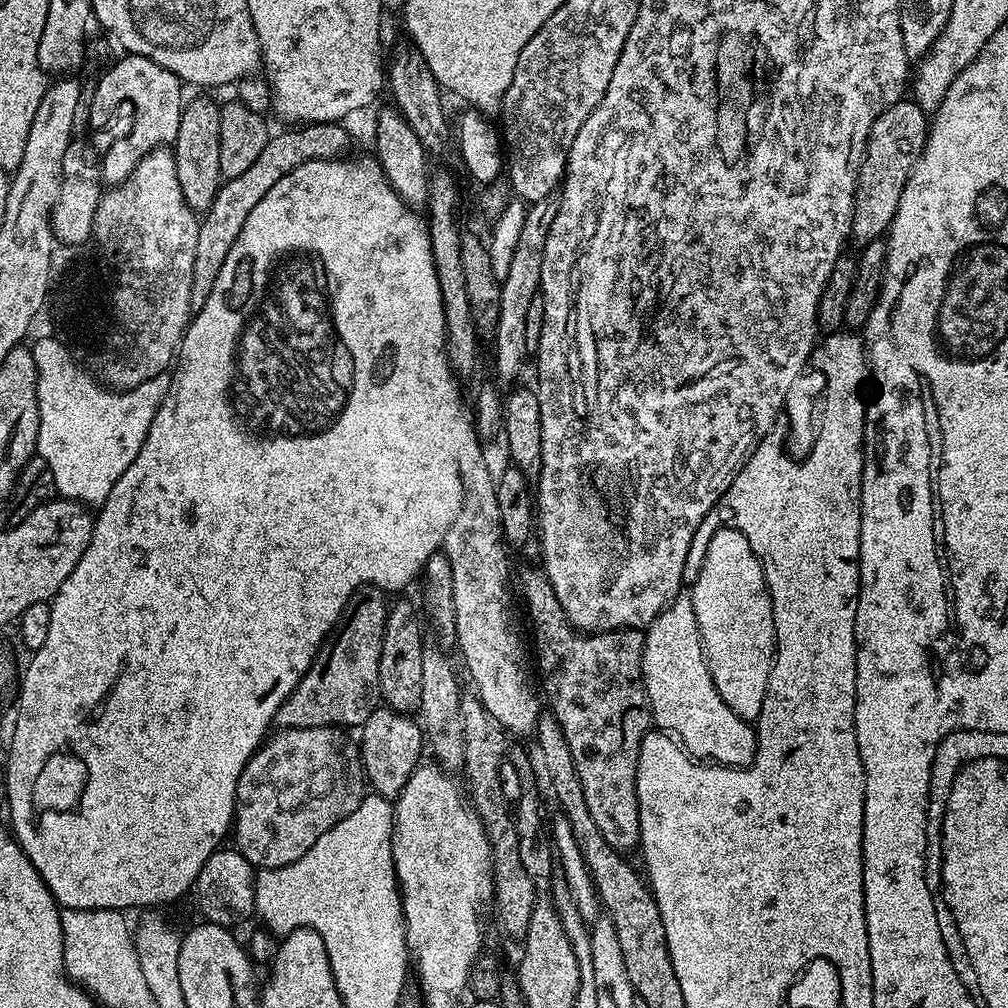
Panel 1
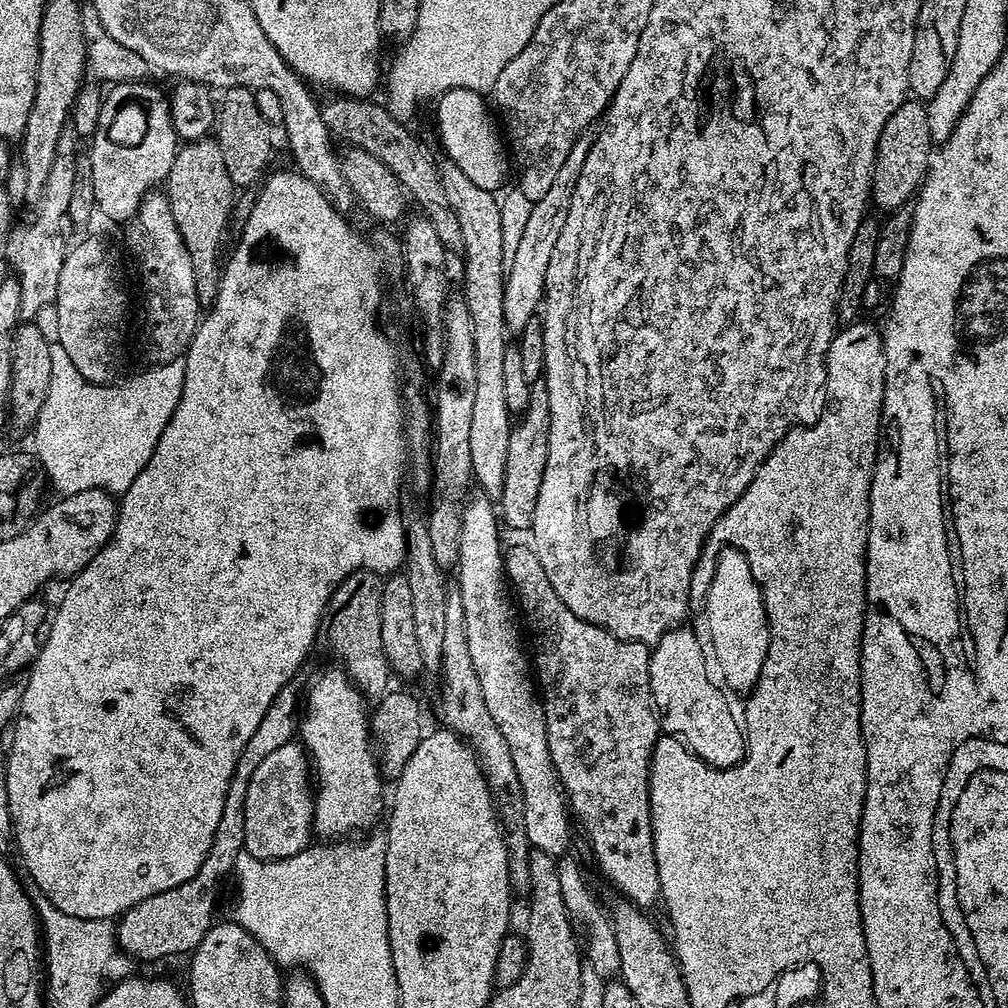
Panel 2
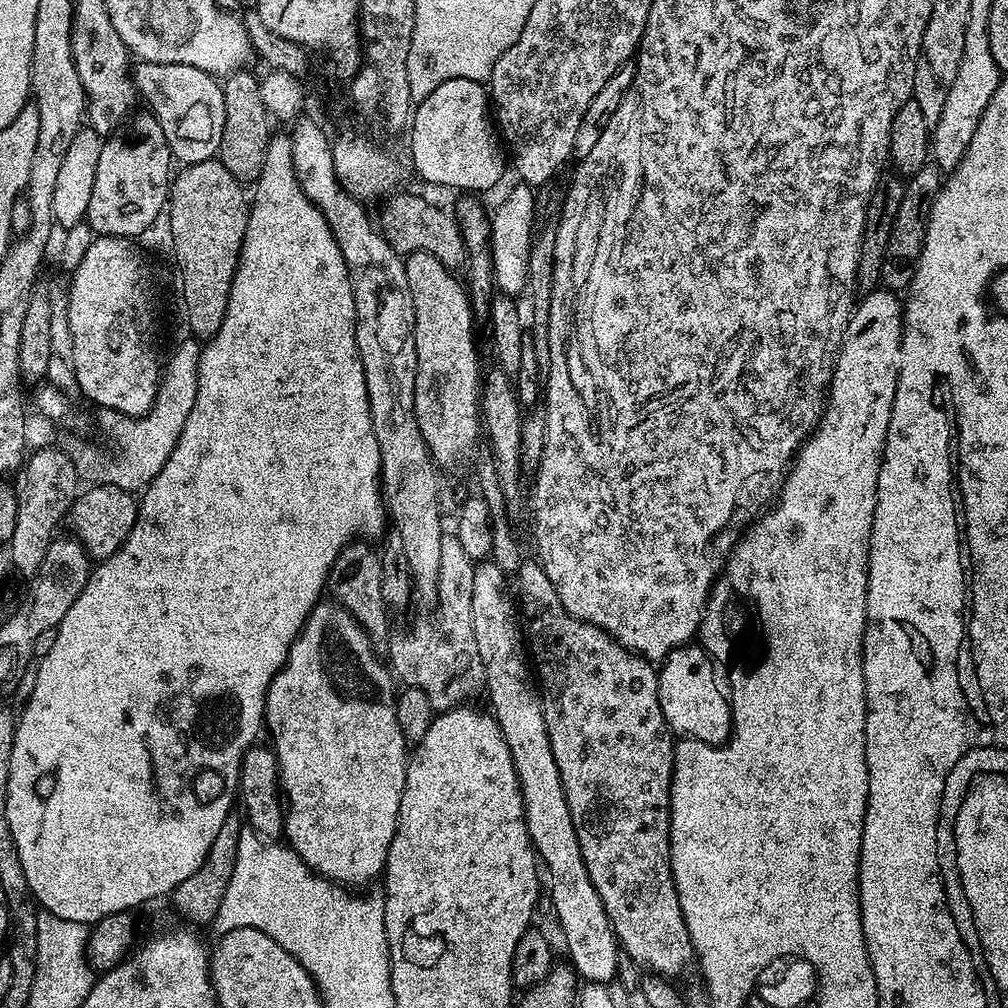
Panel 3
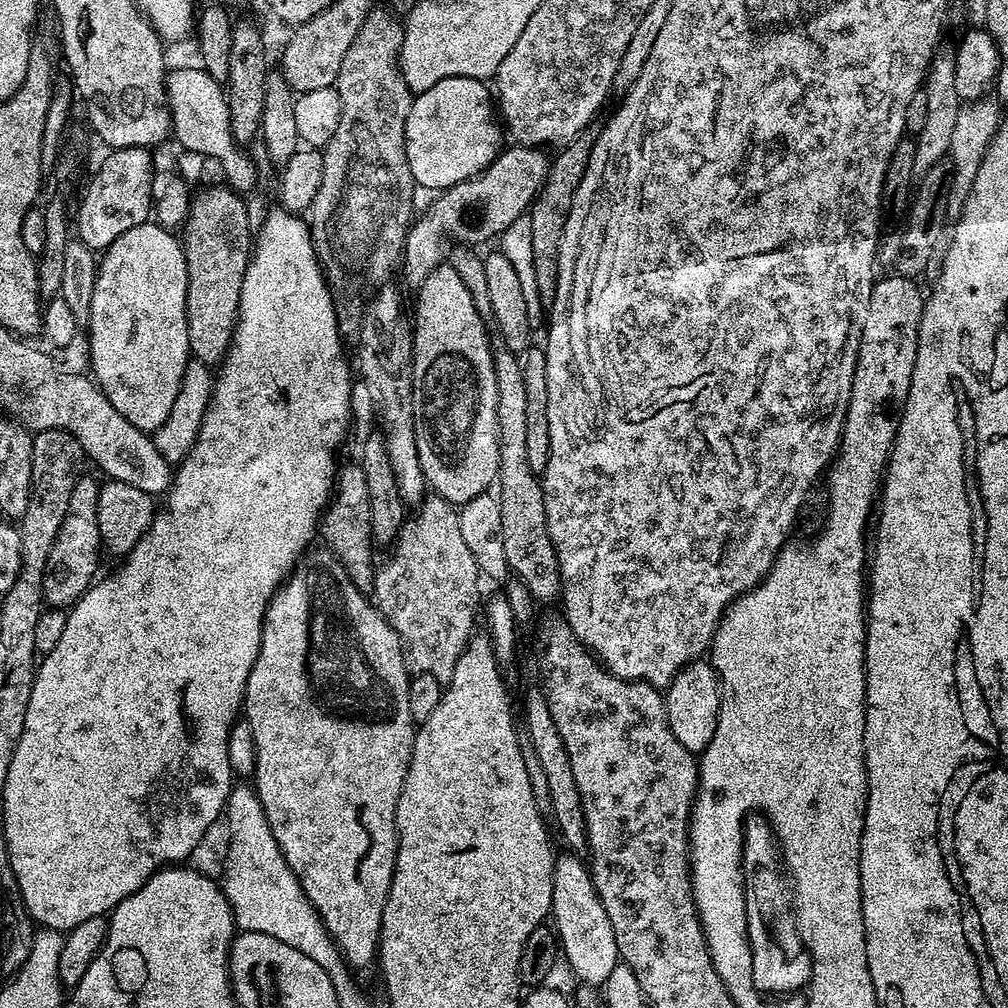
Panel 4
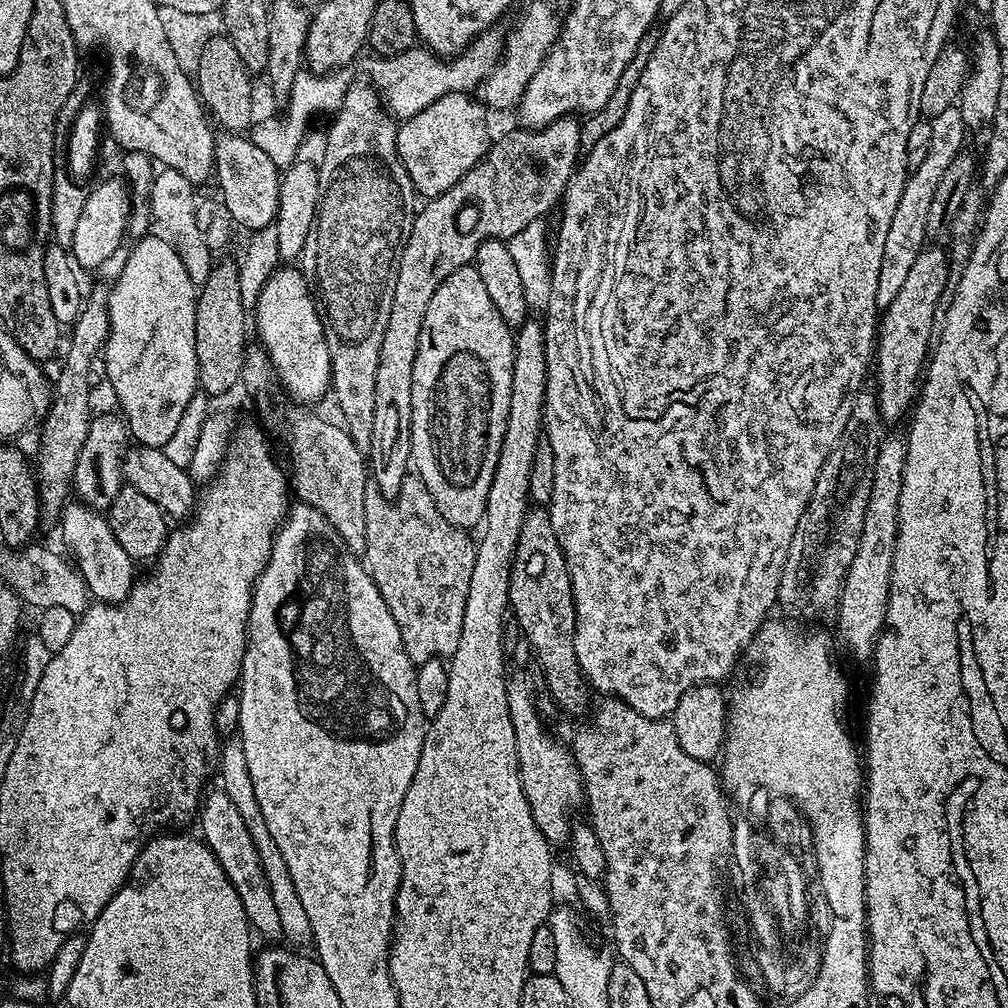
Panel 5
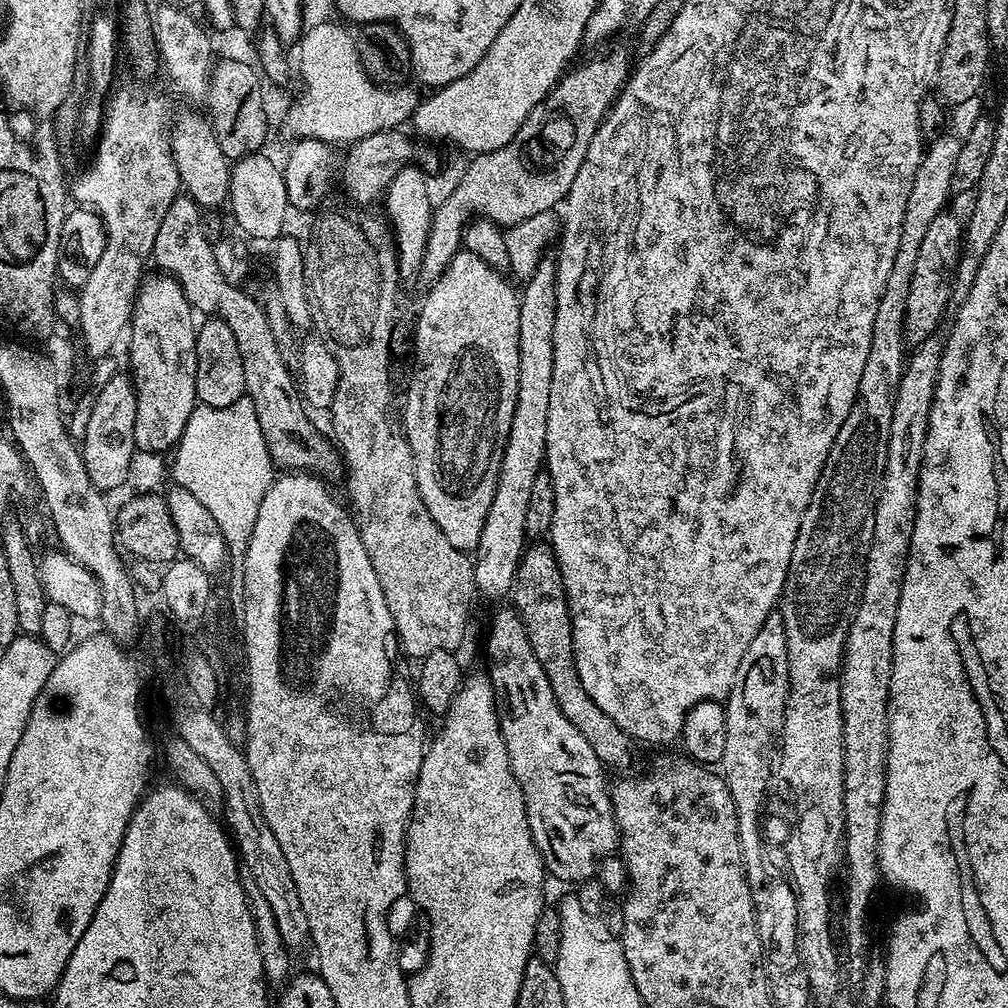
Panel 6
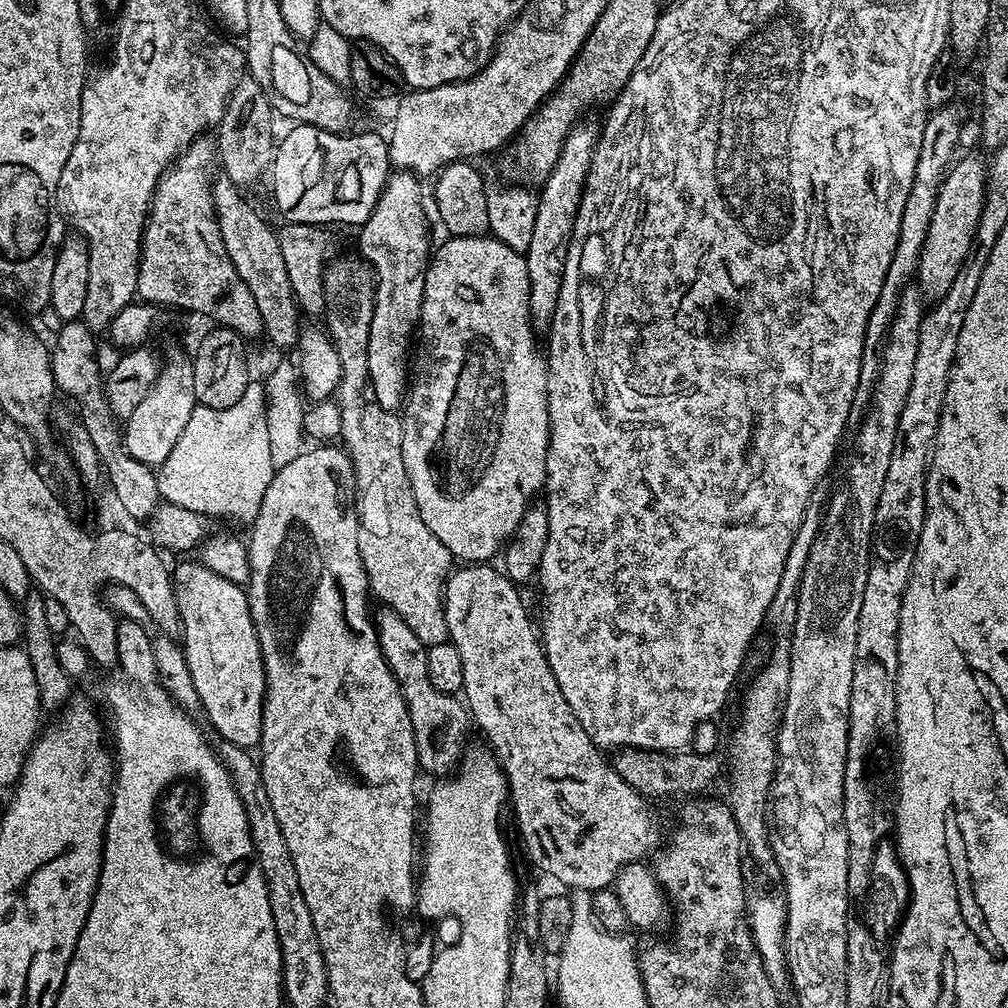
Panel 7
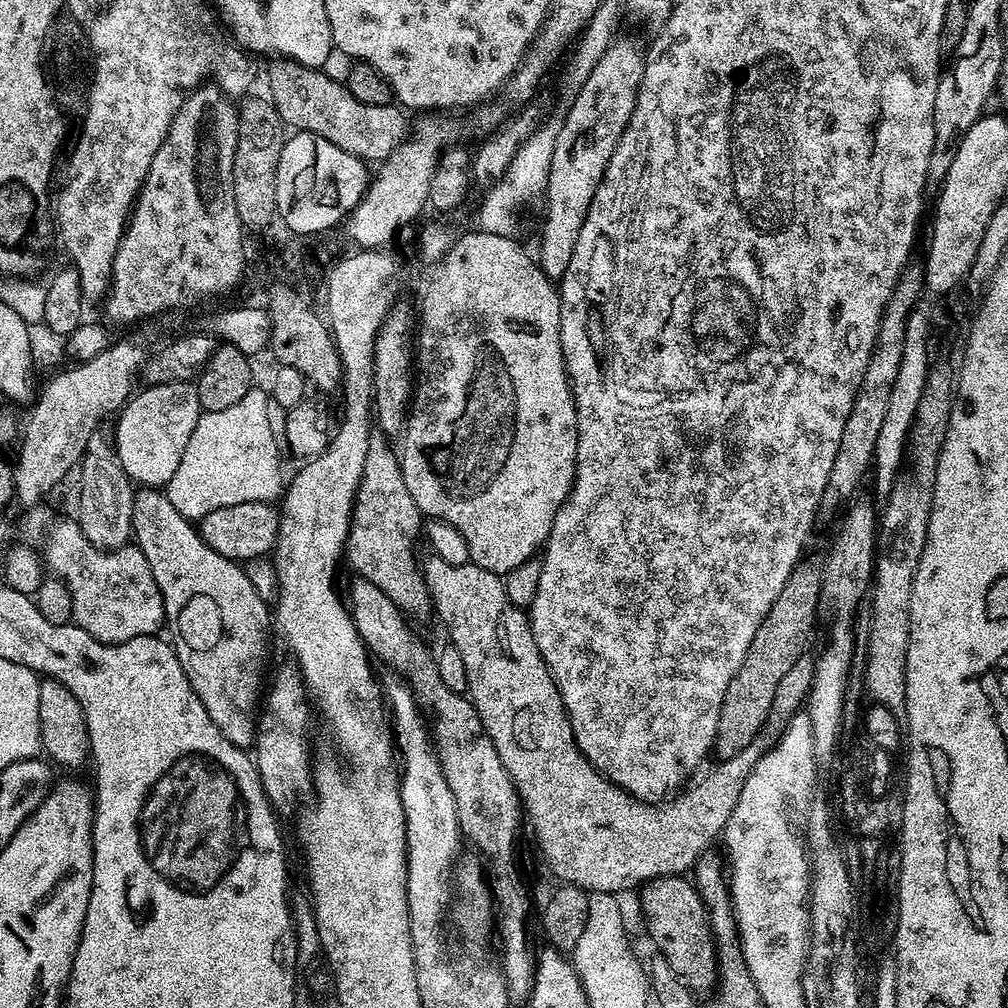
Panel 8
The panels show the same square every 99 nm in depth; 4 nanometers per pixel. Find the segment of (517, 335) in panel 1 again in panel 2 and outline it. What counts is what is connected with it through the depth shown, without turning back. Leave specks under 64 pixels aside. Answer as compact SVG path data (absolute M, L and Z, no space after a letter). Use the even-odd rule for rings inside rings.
M591 131L580 135L570 146L570 154L566 154L566 162L558 170L554 183L542 198L533 203L530 218L523 230L515 249L513 261L506 268L504 293L502 294L502 314L506 320L508 332L519 334L530 322L530 318L541 311L544 303L544 289L549 283L548 271L553 271L550 254L554 254L554 246L558 243L558 234L562 234L562 225L566 223L566 214L570 214L570 198L574 198L574 186L578 186L578 178L582 174L582 166L586 162L586 154L594 139Z

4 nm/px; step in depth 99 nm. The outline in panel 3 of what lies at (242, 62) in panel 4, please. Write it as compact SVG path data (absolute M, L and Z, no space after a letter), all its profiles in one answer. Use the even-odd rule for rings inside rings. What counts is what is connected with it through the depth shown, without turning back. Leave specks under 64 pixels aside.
M241 70L232 73L222 85L226 118L218 158L224 163L226 170L234 174L236 180L245 186L252 186L262 174L262 162L266 162L266 150L270 139L270 117L262 102L260 80L252 70Z

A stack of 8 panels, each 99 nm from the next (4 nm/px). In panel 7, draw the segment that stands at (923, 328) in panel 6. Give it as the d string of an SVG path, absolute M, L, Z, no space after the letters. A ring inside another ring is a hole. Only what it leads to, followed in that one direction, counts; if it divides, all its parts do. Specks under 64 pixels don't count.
M963 156L953 163L942 182L938 202L934 206L934 218L930 218L926 246L922 246L920 255L918 287L932 302L941 300L946 290L950 290L954 278L958 278L958 270L962 270L962 262L976 239L978 218L984 209L984 191L988 185L985 161L976 156Z

